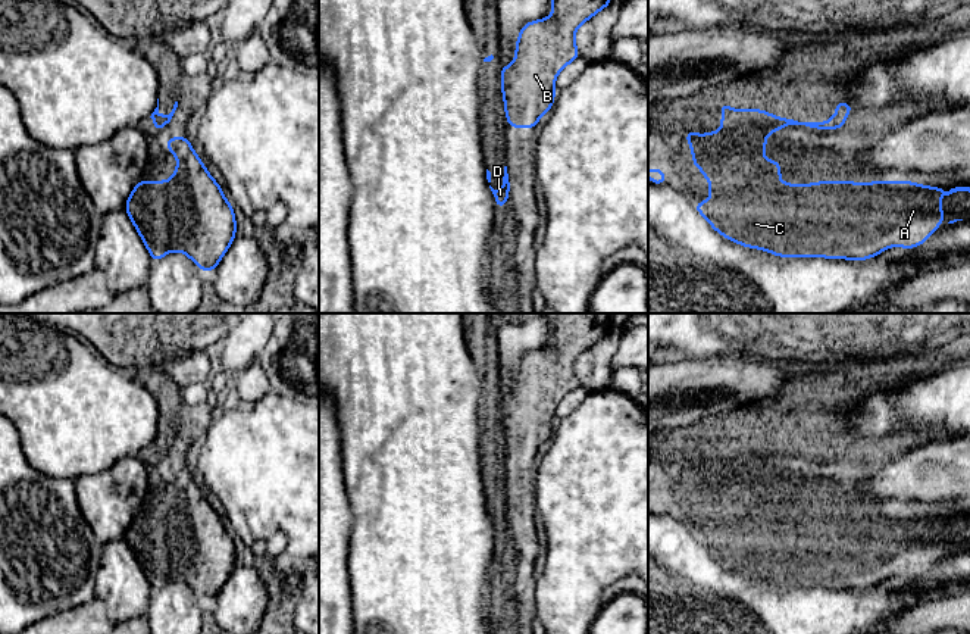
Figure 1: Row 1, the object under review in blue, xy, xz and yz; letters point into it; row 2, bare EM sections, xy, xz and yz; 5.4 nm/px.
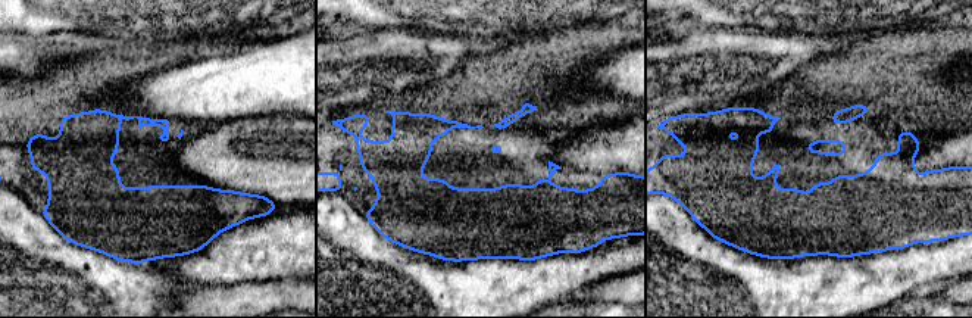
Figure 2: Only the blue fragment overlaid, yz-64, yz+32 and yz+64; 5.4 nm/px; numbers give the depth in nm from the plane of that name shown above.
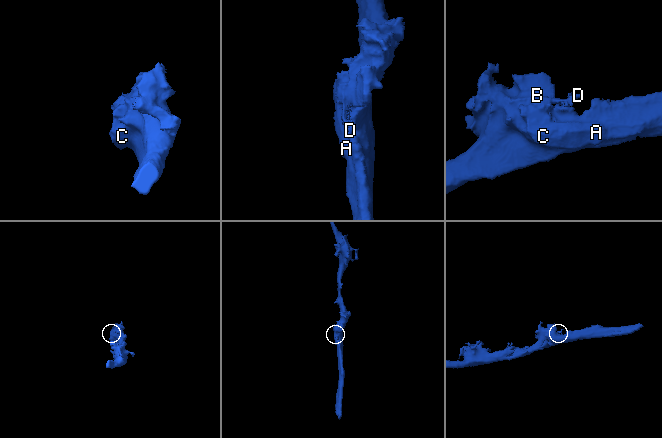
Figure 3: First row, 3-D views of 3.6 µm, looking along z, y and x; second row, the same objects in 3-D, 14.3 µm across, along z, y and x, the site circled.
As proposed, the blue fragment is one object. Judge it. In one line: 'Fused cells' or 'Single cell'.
Single cell

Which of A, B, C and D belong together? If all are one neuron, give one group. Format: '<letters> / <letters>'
A B C D

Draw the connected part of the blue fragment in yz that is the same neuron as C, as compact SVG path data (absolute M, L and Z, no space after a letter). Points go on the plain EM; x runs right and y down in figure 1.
M836 428L836 443L827 452L800 450L794 447L777 447L767 440L739 440L726 432L720 432L722 457L717 462L694 463L685 459L686 474L692 477L692 494L701 499L710 512L710 530L694 533L694 538L701 543L714 560L725 568L744 577L766 580L780 587L827 587L867 590L883 580L898 575L913 578L922 575L933 560L944 553L941 527L957 521L969 521L970 516L955 516L945 521L942 516L926 516L907 509L901 512L872 510L858 513L854 510L819 510L816 513L782 513L780 491L764 490L763 481L767 477L766 466L779 462L783 455L802 456L810 459L832 460L845 457L847 444L855 437Z

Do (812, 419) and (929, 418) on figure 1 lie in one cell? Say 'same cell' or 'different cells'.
different cells

